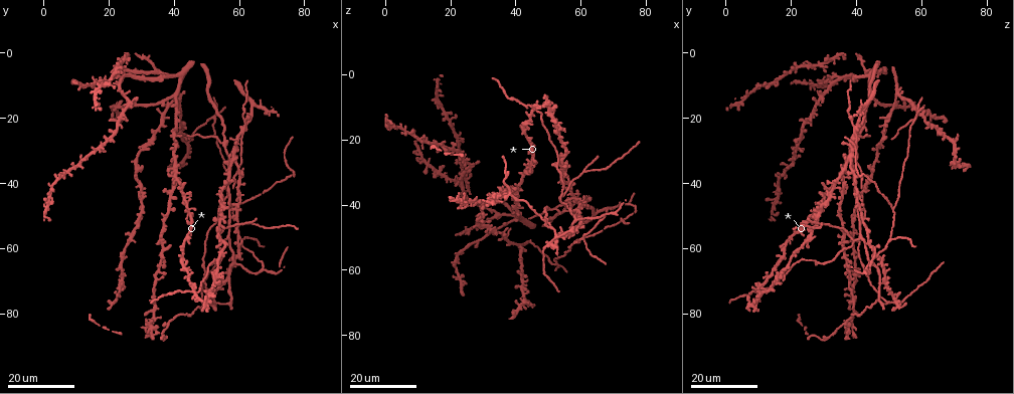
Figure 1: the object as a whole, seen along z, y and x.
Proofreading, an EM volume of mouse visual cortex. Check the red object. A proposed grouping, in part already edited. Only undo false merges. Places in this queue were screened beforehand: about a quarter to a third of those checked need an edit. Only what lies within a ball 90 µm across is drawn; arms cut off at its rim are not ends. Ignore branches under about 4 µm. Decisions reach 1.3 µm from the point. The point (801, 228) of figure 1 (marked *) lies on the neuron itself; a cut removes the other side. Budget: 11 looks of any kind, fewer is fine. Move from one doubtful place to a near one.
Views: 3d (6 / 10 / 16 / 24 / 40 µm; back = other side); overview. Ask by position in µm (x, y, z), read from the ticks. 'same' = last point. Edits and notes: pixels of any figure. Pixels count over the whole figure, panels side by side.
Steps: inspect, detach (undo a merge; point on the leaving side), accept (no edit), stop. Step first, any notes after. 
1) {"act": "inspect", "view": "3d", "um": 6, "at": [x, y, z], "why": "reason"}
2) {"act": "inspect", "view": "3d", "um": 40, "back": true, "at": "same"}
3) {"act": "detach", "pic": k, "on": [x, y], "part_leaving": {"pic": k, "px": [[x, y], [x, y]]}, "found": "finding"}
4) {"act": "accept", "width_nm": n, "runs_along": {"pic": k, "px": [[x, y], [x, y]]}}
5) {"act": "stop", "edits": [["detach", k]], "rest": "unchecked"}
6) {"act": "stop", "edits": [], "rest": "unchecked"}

{"act": "inspect", "view": "3d", "um": 24, "at": [61.0, 52.5, 29.5], "why": "side arm on a straight run"}

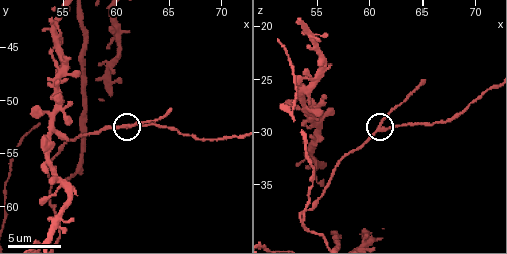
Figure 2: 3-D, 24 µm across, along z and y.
{"act": "inspect", "view": "3d", "um": 6, "at": [61.2, 52.4, 29.2], "why": "closer look"}

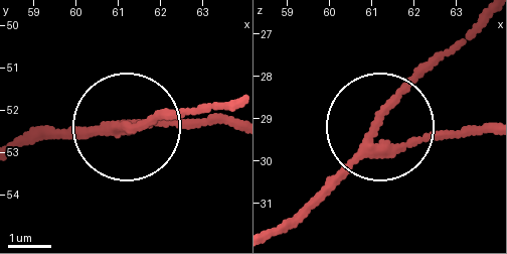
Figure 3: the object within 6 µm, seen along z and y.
{"act": "accept", "found": "continuous, no second neuron"}

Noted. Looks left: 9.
{"act": "inspect", "view": "3d", "um": 16, "at": [26.5, 56.0, 38.5], "why": "four-way junction"}

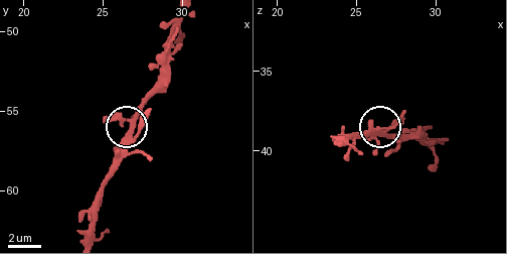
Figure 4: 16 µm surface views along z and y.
{"act": "inspect", "view": "3d", "um": 6, "at": [26.7, 56.5, 39.1]}

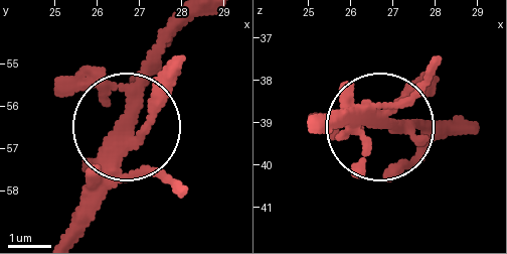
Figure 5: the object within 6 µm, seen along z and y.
{"act": "accept", "width_nm": 260, "runs_along": {"pic": 5, "px": [[447, 124], [310, 124]]}, "found": "continuous, no second neuron"}

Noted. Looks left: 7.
{"act": "inspect", "view": "3d", "um": 16, "at": [52.0, 20.0, 58.0], "why": "three-way junction"}

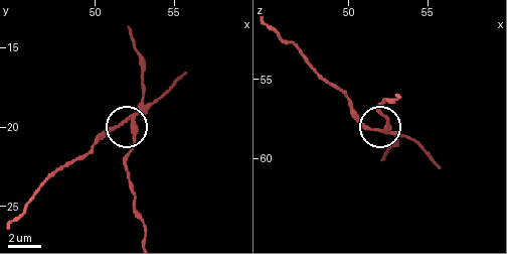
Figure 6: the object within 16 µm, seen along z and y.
{"act": "inspect", "view": "3d", "um": 6, "at": [52.0, 19.8, 58.2]}

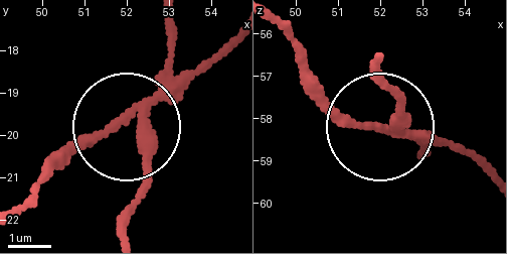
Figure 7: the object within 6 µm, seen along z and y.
{"act": "detach", "pic": 7, "on": [106, 136], "arms": 3, "part_leaving": {"pic": 7, "px": [[148, 96], [22, 201]]}, "found": "a second neuron is stuck on"}

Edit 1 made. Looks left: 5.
{"act": "inspect", "view": "3d", "um": 16, "at": [60.5, 57.0, 50.5], "why": "three arms meet"}

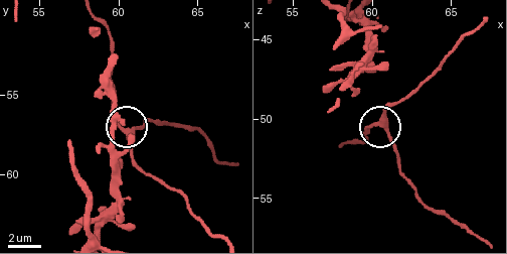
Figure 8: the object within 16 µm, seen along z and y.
{"act": "inspect", "view": "3d", "um": 10, "at": [60.5, 57.2, 50.5]}

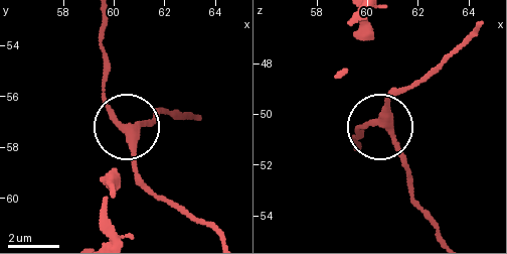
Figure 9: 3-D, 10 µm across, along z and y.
{"act": "accept", "arms": 3, "runs_along": {"pic": 9, "px": [[211, 231], [160, 199], [138, 172], [132, 129], [158, 116]]}, "found": "continuous, no second neuron"}

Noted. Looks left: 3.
{"act": "inspect", "view": "3d", "um": 24, "at": [59.0, 65.0, 44.5], "why": "three-way junction"}

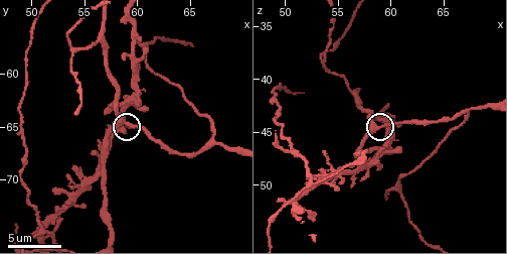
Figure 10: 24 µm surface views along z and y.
{"act": "inspect", "view": "3d", "um": 10, "at": [58.6, 64.4, 44.4]}

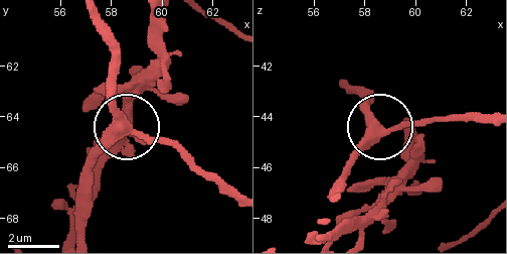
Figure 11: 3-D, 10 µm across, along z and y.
{"act": "accept", "arms": 3, "runs_along": {"pic": 11, "px": [[345, 82], [364, 101], [375, 127], [347, 163]]}, "found": "one neuron here"}

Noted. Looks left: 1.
{"act": "stop", "edits": [["detach", 7]], "rest": "unchecked"}

